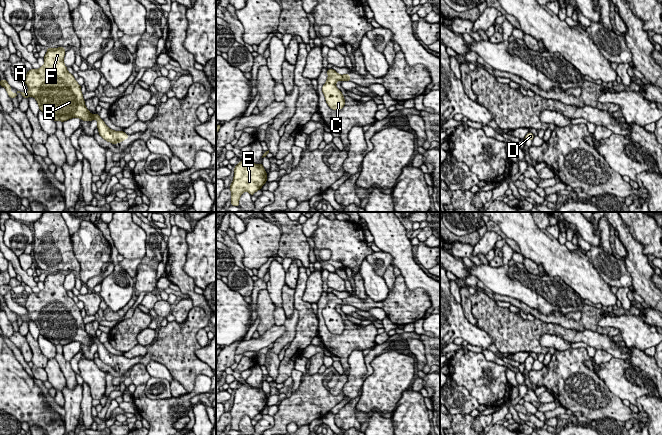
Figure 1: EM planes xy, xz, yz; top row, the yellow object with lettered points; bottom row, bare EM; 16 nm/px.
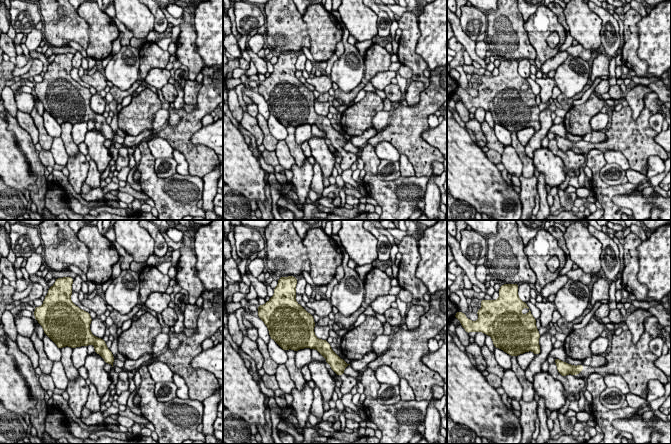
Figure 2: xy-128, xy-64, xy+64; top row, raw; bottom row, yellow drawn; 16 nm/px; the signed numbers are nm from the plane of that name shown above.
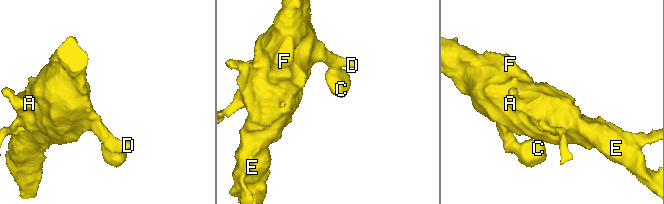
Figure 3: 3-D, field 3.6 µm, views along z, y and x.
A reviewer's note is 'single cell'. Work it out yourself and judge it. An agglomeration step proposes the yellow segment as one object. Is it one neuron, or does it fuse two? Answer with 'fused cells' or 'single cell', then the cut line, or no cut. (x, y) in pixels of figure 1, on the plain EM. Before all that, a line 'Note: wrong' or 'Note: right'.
Note: right
single cell; cut none

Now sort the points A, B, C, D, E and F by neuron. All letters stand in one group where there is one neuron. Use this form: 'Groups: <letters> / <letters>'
Groups: A B C D E F

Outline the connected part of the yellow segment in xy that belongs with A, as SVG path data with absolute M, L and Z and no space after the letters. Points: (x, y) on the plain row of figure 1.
M63 271L47 272L44 289L39 293L31 293L26 297L25 308L28 316L11 316L11 310L6 303L0 304L9 321L15 322L20 317L23 322L32 320L36 323L40 335L44 336L55 346L80 342L83 345L96 344L99 359L112 368L123 366L129 359L123 355L111 354L96 338L91 338L85 330L81 309L70 298L64 288L66 273Z

